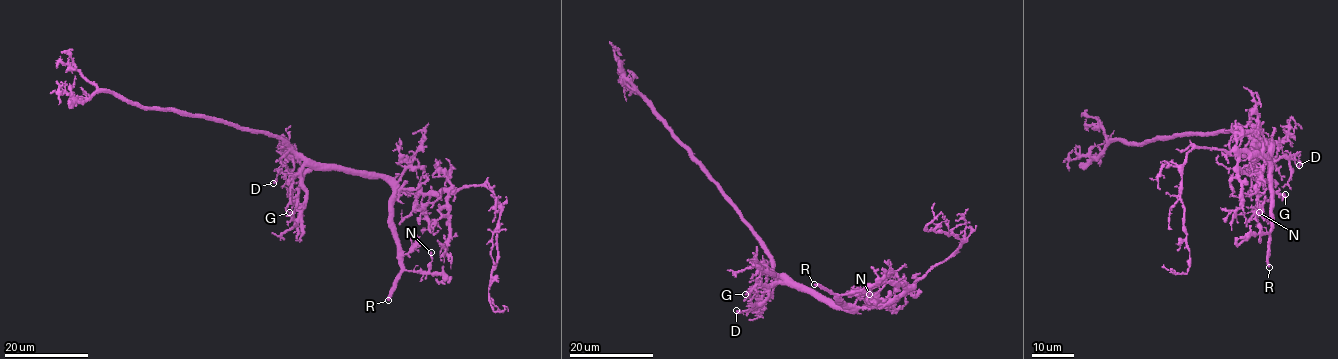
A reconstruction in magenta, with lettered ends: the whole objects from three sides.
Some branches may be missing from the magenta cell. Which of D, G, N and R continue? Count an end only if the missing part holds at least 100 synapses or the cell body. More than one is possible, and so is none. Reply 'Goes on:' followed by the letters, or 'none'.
Goes on: R

